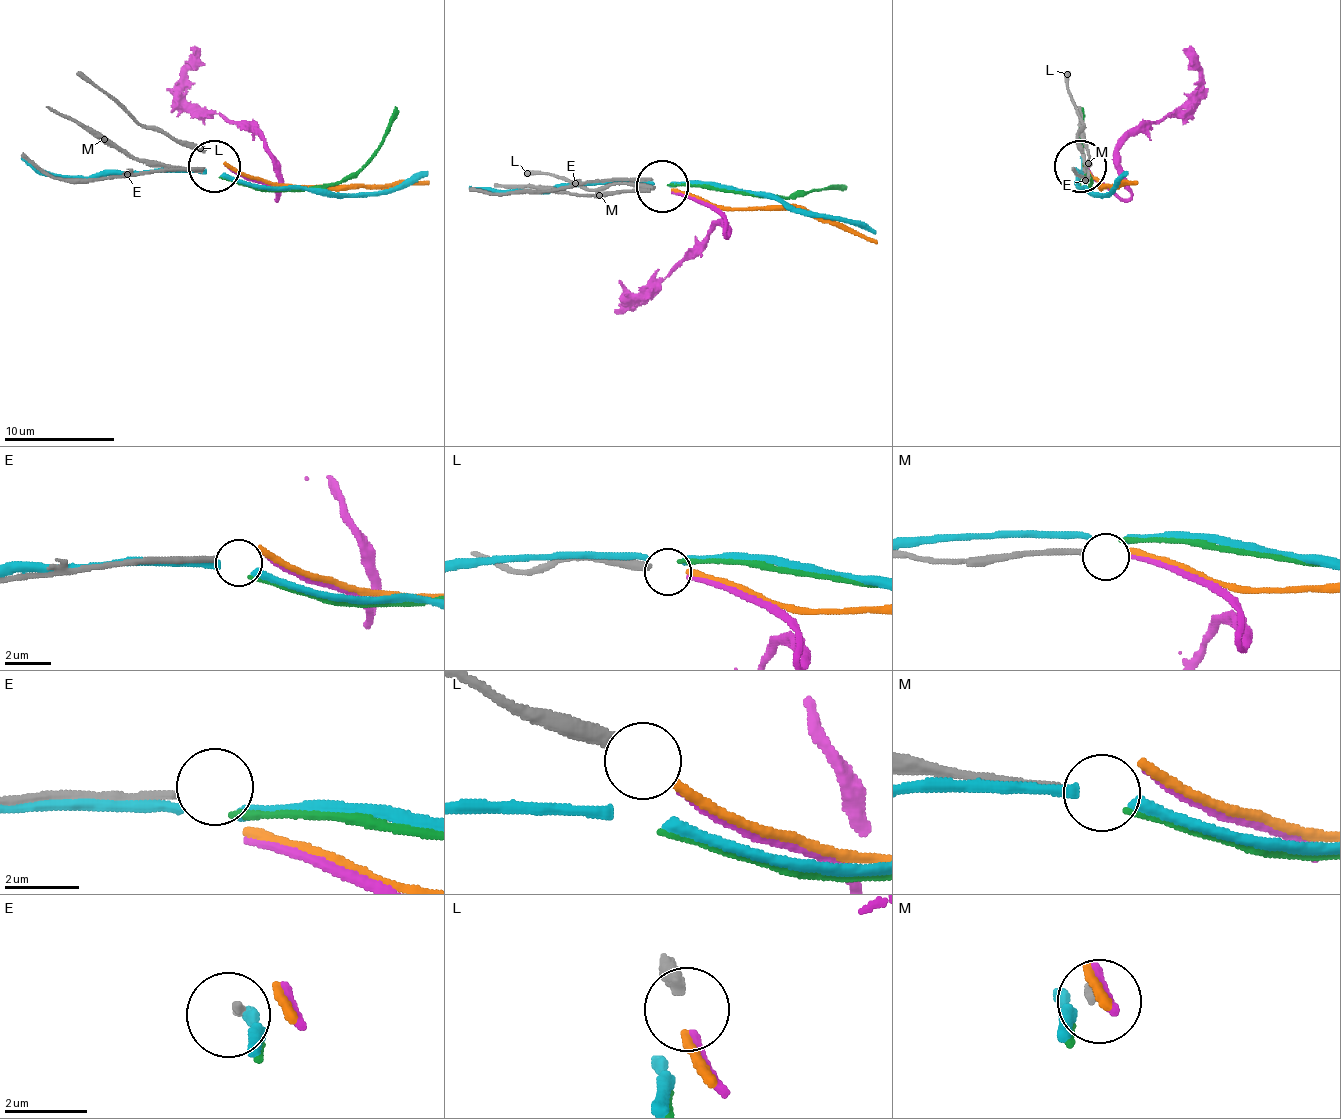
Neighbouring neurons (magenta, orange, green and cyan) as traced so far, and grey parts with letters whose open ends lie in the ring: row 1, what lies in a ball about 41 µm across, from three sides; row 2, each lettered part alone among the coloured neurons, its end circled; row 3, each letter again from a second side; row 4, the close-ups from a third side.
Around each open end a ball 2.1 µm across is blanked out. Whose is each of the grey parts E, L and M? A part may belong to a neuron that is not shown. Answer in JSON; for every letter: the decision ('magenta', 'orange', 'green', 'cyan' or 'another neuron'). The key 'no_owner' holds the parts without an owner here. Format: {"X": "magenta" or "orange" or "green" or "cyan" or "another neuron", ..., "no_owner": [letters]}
{"E": "another neuron", "L": "orange", "M": "another neuron", "no_owner": ["E", "M"]}

